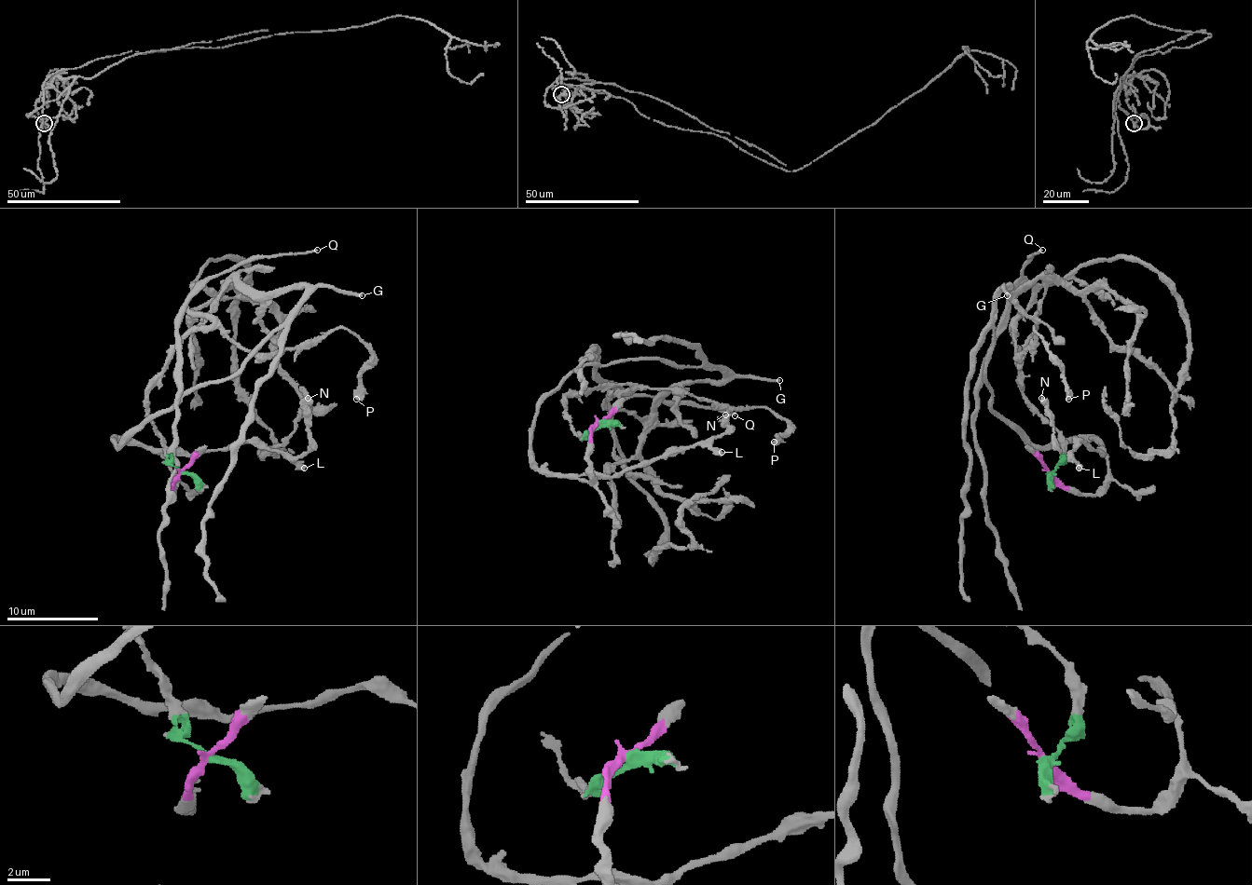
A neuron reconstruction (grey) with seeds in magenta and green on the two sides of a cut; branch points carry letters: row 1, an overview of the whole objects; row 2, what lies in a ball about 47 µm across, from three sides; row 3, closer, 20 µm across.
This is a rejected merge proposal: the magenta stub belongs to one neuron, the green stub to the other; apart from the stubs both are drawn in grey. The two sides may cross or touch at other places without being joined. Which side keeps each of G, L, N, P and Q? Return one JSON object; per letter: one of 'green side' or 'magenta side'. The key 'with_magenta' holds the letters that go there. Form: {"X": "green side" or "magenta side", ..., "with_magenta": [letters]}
{"G": "magenta side", "L": "magenta side", "N": "magenta side", "P": "green side", "Q": "green side", "with_magenta": ["G", "L", "N"]}

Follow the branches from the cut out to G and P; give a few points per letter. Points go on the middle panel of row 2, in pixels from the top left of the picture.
G: (598, 423), (589, 480), (536, 467), (536, 407), (584, 365), (665, 359), (779, 379)
P: (598, 423), (578, 434), (566, 398), (612, 384), (688, 390), (720, 404), (766, 407), (789, 428), (773, 442)

